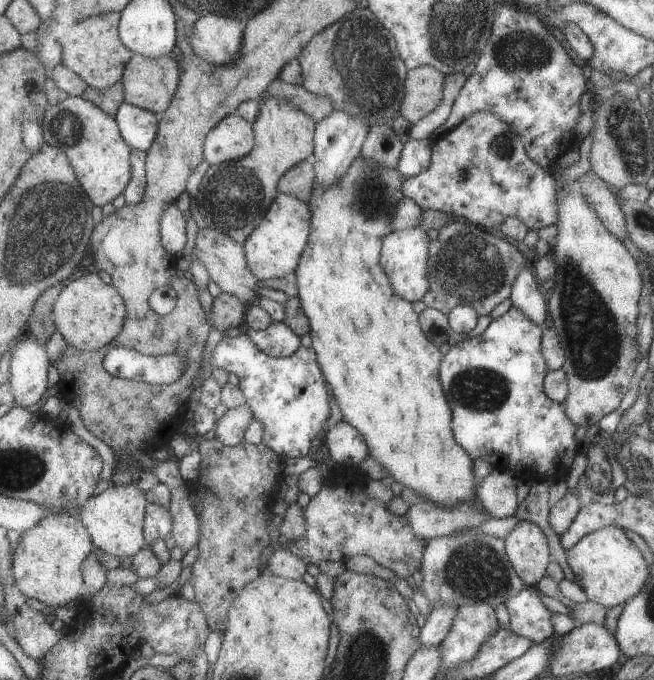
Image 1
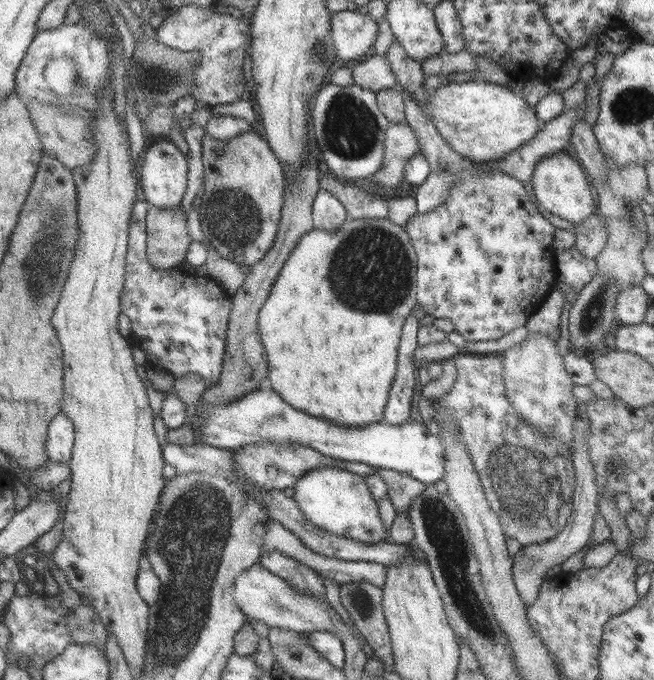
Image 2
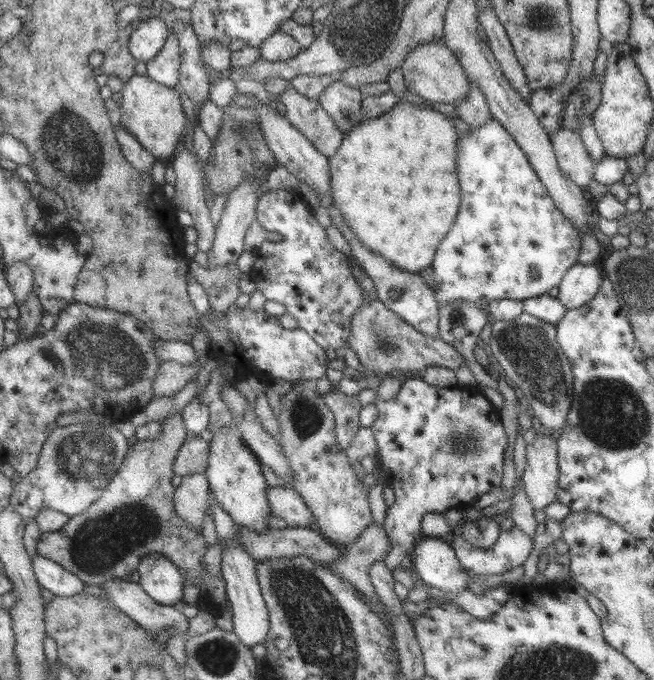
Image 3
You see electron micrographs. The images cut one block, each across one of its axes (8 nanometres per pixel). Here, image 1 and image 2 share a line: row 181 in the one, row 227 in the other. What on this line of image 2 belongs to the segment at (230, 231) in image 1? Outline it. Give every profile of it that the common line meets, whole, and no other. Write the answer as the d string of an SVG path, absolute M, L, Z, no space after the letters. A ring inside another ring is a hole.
M259 129L230 140L202 136L204 193L200 204L201 228L223 258L252 267L272 248L282 218L285 178L282 163Z

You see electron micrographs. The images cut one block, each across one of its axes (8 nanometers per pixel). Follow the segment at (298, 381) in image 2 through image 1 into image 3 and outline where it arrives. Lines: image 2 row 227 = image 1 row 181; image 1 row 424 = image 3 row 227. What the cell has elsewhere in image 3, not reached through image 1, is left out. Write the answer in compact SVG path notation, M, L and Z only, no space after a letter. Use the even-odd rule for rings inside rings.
M404 101L393 106L389 112L382 114L377 118L366 119L362 124L354 126L351 132L343 136L340 148L329 158L329 169L331 174L331 195L336 203L338 210L342 213L343 219L353 228L353 233L359 238L359 241L365 247L368 247L376 256L392 262L392 266L398 266L400 270L420 273L433 264L438 245L444 240L448 231L455 223L459 208L461 207L460 198L460 180L458 180L457 168L457 148L458 132L454 127L454 122L444 114L440 114L437 109L430 104L414 104Z

